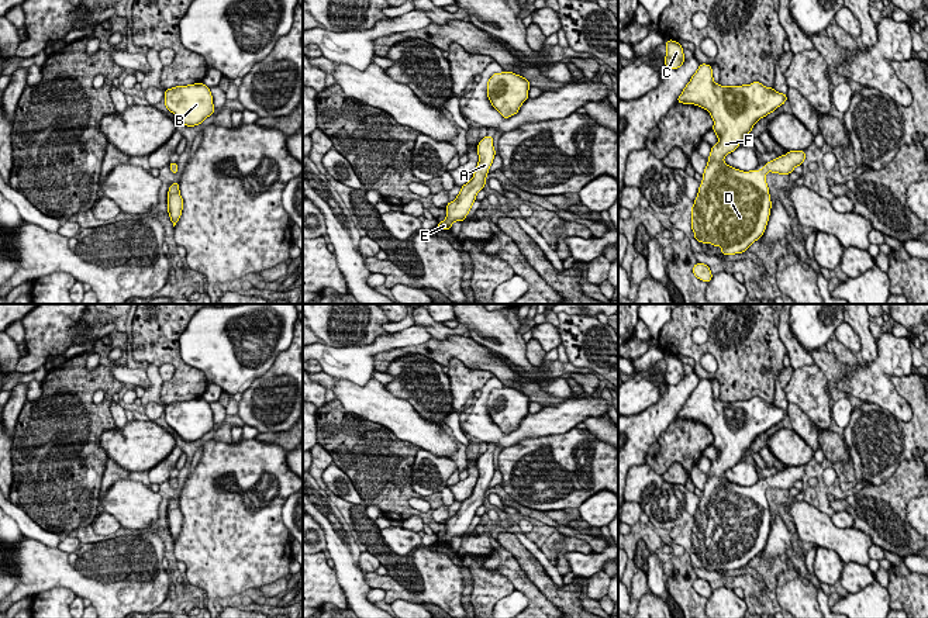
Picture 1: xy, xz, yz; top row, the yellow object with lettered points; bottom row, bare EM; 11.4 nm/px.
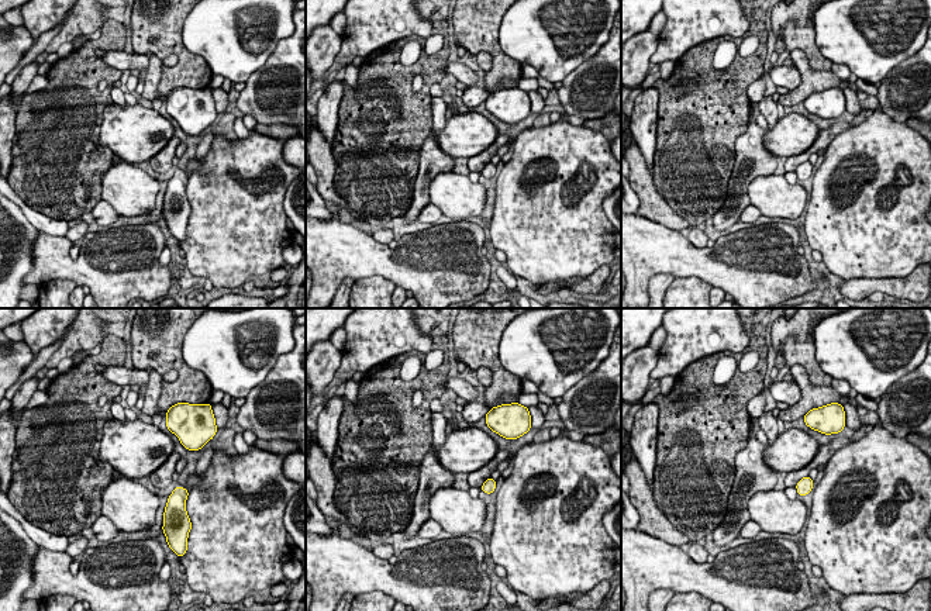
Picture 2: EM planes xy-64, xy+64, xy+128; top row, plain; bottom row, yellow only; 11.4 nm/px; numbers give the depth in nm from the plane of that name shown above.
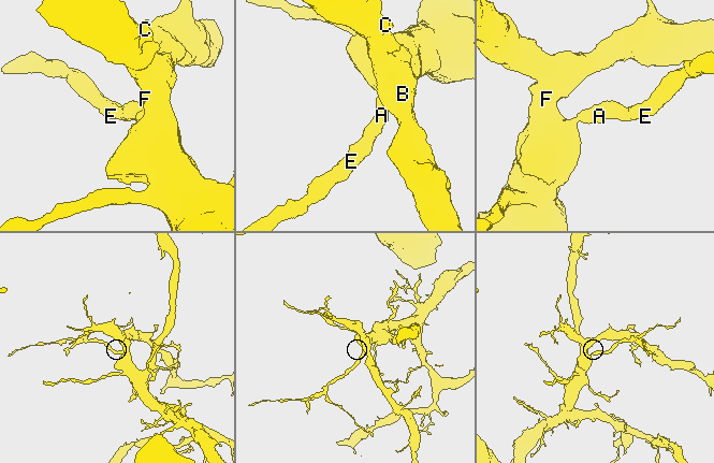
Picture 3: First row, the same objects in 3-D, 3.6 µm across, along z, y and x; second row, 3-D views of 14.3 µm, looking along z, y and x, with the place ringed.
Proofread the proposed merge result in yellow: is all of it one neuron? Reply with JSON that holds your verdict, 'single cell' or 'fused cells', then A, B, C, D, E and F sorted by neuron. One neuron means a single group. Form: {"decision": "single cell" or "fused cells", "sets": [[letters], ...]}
{"decision": "single cell", "sets": [["A", "B", "C", "D", "E", "F"]]}

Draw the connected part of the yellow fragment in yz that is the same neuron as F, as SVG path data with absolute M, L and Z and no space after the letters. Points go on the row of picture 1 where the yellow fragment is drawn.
M700 63L677 103L707 110L718 144L711 146L691 207L696 241L721 246L721 255L744 253L766 229L772 200L766 175L790 175L805 160L805 151L790 151L759 170L744 172L724 162L753 125L787 101L787 94L759 82L742 86L714 83L711 65Z

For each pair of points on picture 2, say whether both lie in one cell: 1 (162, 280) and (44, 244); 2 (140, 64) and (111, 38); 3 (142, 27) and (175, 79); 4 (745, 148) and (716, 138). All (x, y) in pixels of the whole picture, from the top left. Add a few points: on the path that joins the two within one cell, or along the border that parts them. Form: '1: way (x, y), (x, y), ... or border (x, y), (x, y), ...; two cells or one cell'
1: way (133, 275), (103, 275), (93, 269), (73, 269); one cell
2: border (95, 49), (103, 61), (121, 71); two cells
3: way (158, 33), (180, 55), (180, 64); one cell
4: border (750, 114), (747, 130), (735, 141), (728, 176); two cells

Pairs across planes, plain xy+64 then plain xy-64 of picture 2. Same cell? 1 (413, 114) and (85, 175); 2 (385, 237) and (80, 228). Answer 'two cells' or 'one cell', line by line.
1: one cell
2: one cell

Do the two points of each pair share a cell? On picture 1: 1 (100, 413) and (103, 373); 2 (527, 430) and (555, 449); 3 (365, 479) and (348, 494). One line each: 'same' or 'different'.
1: same
2: different
3: different

